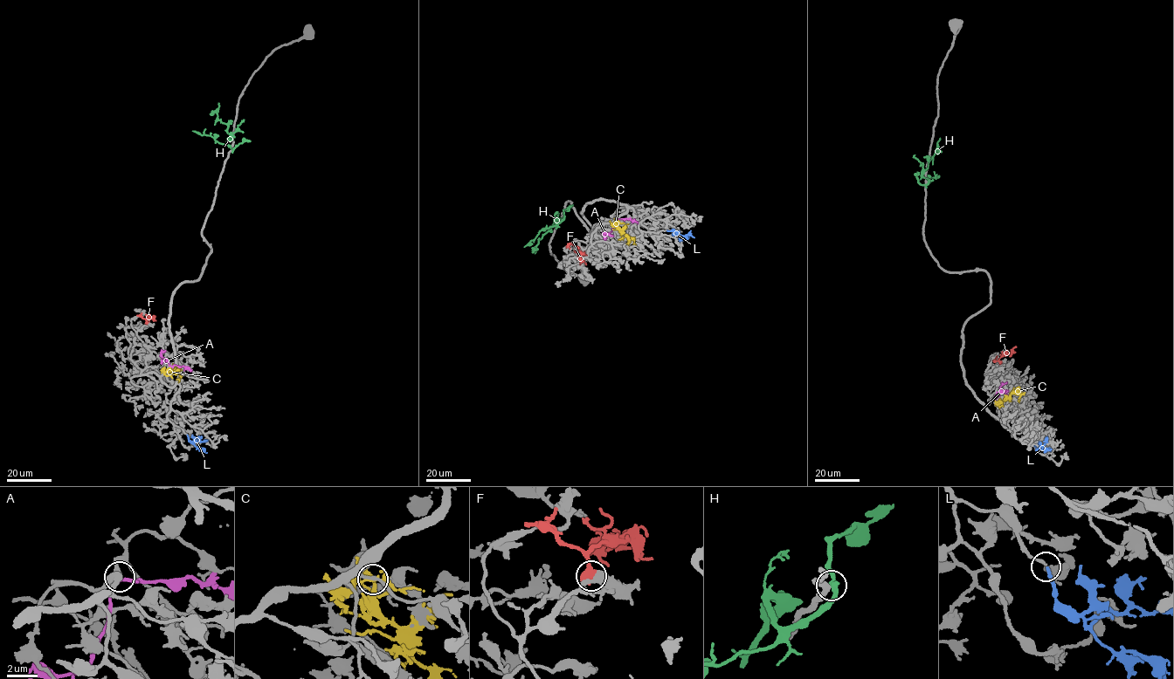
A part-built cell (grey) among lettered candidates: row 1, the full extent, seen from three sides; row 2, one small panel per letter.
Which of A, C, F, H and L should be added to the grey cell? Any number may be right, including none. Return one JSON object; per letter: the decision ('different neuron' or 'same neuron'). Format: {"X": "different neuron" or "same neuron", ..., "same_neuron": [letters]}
{"A": "different neuron", "C": "different neuron", "F": "different neuron", "H": "different neuron", "L": "same neuron", "same_neuron": ["L"]}

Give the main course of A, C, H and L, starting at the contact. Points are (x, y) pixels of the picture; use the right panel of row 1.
A: (994, 399), (1003, 390), (999, 387), (1007, 381)
C: (999, 408), (997, 405), (1011, 393), (1019, 394), (1018, 402)
H: (925, 185), (928, 180), (922, 175), (922, 172), (937, 148), (940, 138)
L: (1034, 446), (1037, 449), (1051, 449)

